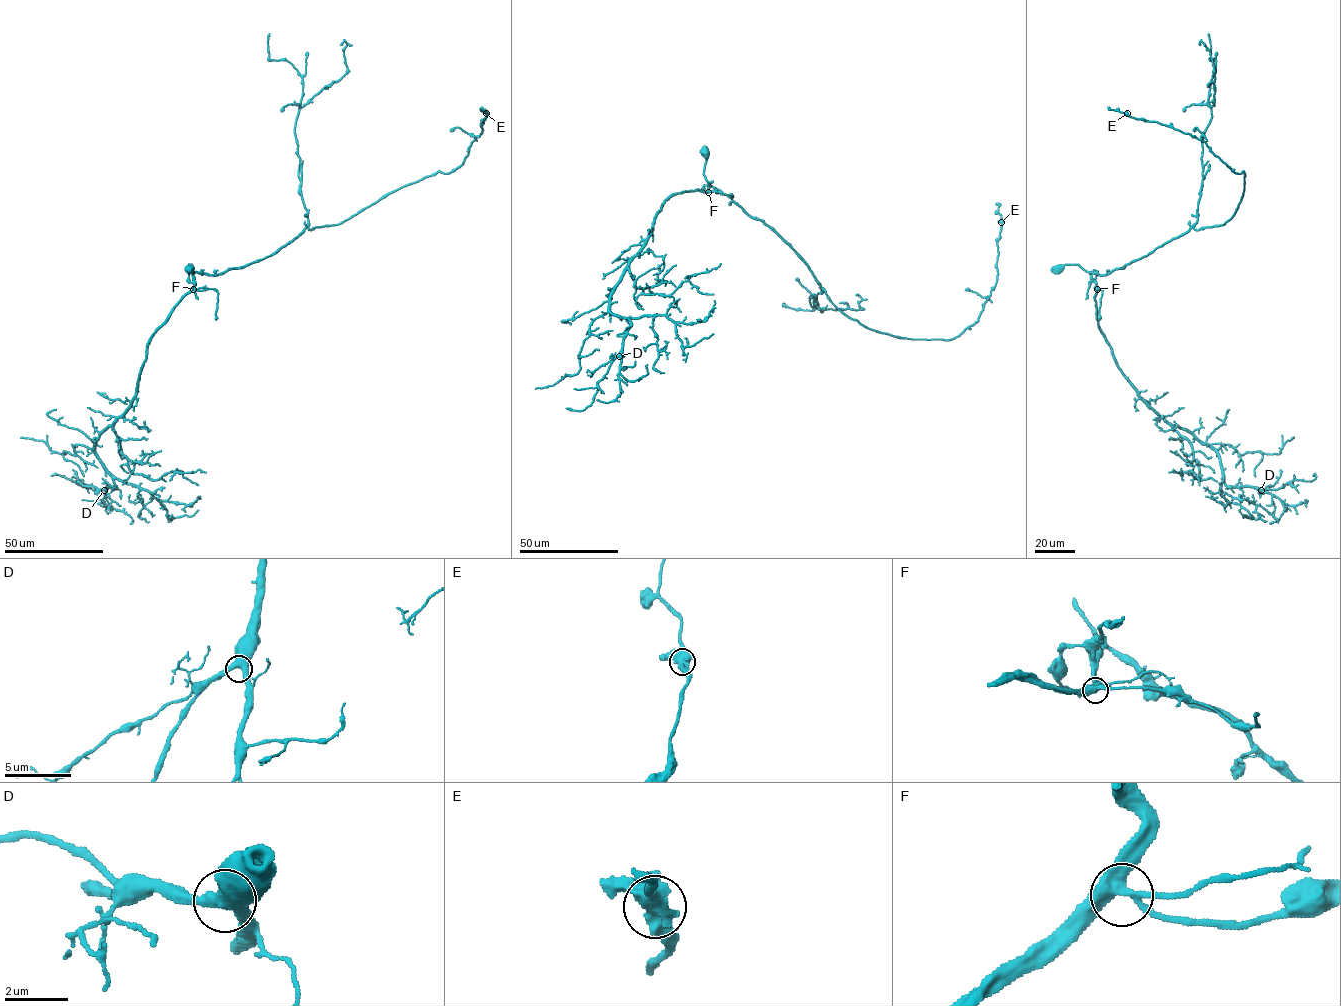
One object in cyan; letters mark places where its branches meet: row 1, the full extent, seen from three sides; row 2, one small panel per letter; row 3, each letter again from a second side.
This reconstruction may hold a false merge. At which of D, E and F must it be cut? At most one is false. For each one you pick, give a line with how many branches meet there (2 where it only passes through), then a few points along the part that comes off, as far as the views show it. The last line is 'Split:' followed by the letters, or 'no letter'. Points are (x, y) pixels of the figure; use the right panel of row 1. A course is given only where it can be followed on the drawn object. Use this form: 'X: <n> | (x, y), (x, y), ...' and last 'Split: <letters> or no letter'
Split: no letter

